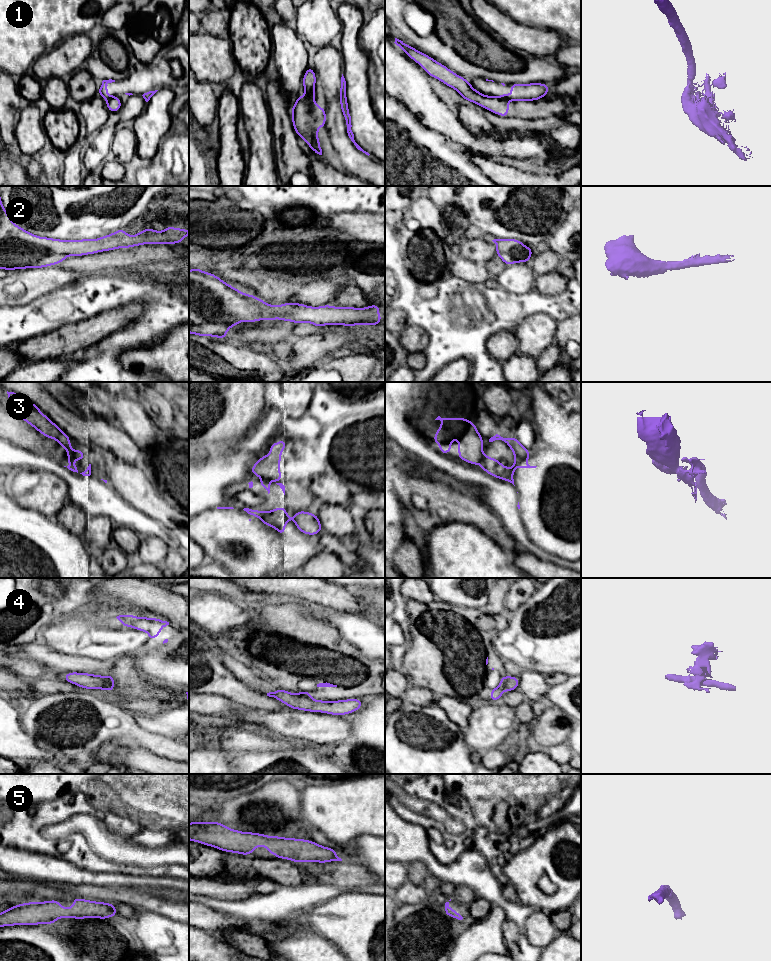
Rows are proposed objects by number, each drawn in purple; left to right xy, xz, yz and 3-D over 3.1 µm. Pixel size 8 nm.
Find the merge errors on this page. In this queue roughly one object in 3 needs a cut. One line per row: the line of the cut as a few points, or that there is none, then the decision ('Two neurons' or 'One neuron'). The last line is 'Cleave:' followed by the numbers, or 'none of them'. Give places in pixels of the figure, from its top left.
1: Split along yz (491, 96), (507, 101). Two neurons
2: No split. One neuron
3: Split along yz (483, 455), (480, 461). Two neurons
4: Split along yz (506, 677), (504, 690). Two neurons
5: No split. One neuron
Cleave: 1, 3, 4

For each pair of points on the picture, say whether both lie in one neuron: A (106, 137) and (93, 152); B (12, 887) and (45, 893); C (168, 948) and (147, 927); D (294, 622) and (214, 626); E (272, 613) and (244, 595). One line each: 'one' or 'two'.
A: one
B: one
C: one
D: two
E: two

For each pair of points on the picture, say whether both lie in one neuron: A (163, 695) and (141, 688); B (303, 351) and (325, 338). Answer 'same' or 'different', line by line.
A: same
B: same

